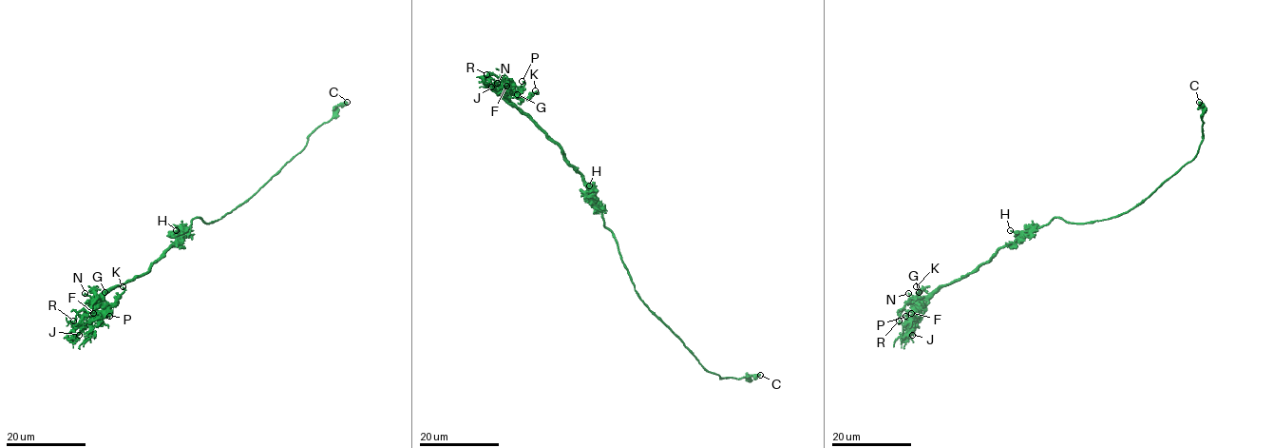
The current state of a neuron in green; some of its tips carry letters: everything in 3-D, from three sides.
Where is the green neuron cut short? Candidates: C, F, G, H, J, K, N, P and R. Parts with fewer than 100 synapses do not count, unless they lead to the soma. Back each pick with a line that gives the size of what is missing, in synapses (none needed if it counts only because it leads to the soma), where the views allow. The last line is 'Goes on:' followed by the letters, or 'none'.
Goes on: J

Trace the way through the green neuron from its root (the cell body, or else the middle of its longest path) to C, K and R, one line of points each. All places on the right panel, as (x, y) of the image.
C: (1062, 219), (1074, 223), (1105, 220), (1128, 212), (1147, 199), (1196, 155), (1203, 124), (1199, 102)
K: (1062, 219), (1053, 217), (1030, 229), (971, 273), (933, 291), (919, 302), (922, 303), (916, 286)
R: (1062, 219), (1053, 217), (1030, 229), (971, 273), (941, 285), (922, 301), (908, 302), (898, 312), (899, 321)

